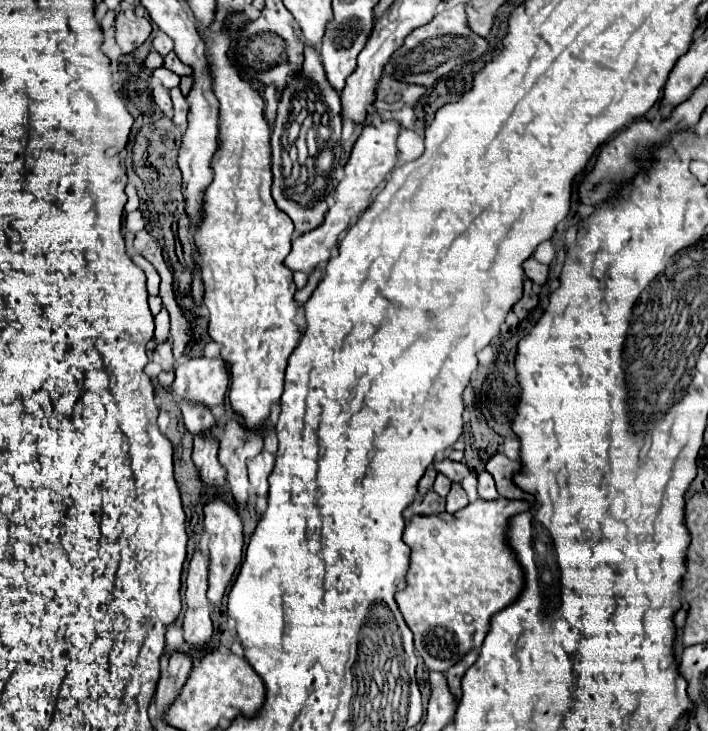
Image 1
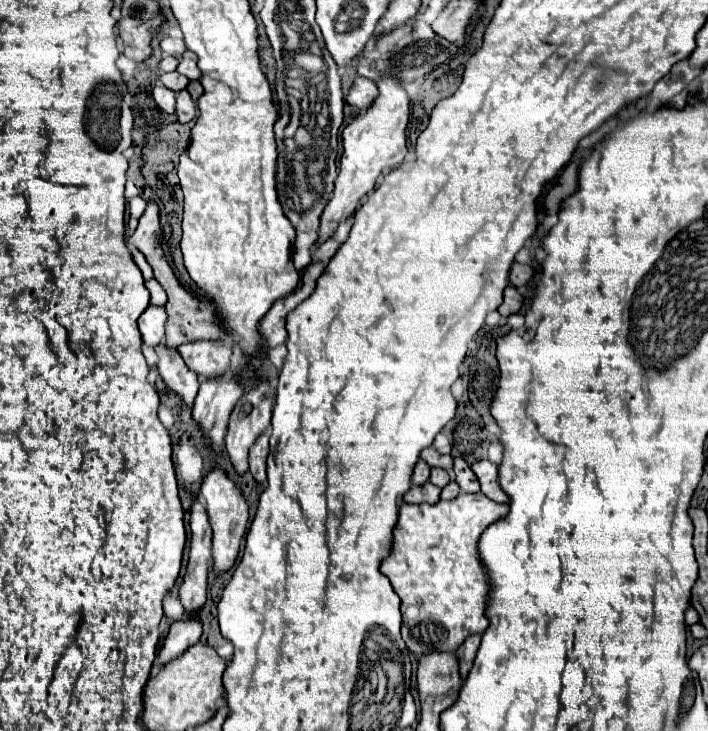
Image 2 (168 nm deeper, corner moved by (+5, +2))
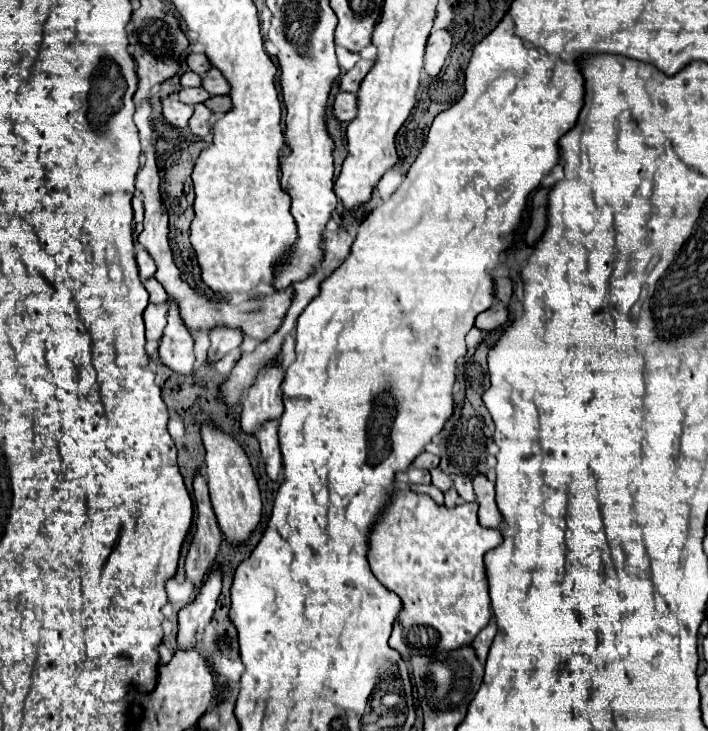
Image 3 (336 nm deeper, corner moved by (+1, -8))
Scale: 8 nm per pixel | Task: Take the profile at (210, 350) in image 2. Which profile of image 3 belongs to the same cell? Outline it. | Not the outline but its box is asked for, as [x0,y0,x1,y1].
[208,328,242,362]

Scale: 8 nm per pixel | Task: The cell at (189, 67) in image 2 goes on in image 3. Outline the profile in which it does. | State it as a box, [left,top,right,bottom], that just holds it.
[202,68,230,96]

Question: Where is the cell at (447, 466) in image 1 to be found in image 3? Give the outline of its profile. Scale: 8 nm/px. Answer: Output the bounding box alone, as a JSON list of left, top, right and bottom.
[412,452,440,470]

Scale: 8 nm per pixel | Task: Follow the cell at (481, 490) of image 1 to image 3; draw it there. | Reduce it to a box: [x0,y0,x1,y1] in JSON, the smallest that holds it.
[454,476,474,502]

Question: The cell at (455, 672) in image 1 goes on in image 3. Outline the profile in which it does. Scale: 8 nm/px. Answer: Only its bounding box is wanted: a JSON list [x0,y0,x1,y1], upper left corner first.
[472,616,496,662]

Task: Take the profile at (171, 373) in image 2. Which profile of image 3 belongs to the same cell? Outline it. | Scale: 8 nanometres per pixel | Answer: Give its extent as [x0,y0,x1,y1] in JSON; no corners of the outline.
[160,300,194,374]

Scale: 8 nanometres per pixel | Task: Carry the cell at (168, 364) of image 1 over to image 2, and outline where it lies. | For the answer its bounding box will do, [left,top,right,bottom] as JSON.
[140,306,166,346]

